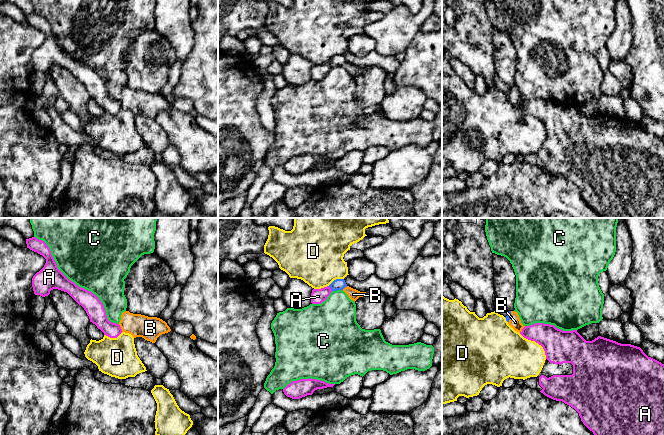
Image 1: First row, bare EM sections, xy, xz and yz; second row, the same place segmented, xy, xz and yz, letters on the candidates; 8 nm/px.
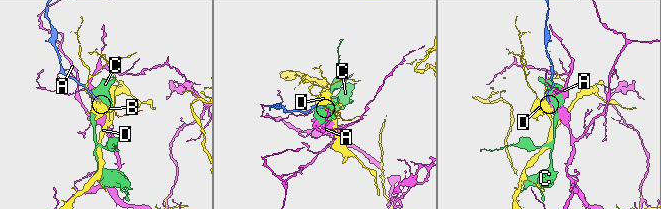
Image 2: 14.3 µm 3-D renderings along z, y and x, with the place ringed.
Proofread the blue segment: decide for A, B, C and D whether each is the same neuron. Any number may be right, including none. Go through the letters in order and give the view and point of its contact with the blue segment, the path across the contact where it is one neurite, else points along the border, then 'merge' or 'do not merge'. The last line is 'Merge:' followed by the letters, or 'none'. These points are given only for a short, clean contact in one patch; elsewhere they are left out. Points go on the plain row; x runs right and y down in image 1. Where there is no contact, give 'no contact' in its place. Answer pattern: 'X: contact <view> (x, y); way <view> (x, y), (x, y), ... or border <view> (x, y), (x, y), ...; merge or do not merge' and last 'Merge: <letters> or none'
A: contact xz (330, 63); do not merge
B: contact xz (344, 63); way xz (339, 60), (344, 63), (353, 70); merge
C: contact xz (337, 65); do not merge
D: contact xz (335, 56); do not merge
Merge: B

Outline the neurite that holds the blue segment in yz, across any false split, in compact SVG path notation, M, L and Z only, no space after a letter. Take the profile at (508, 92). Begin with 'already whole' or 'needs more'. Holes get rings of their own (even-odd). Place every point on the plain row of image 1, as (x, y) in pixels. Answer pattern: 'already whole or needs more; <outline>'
needs more; M509 87L509 90L505 93L508 100L517 108L522 108L525 103L519 94L519 91L515 87Z

